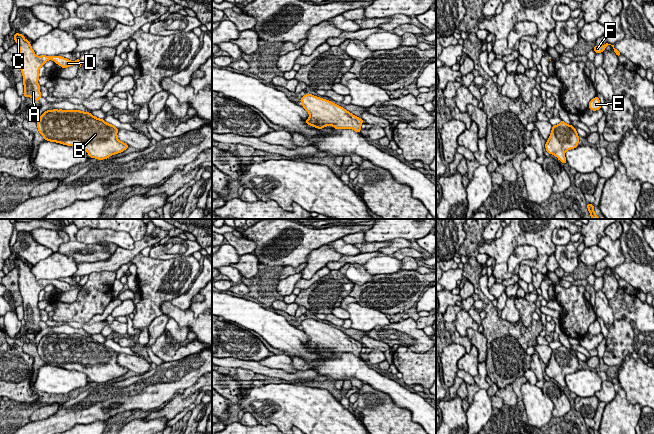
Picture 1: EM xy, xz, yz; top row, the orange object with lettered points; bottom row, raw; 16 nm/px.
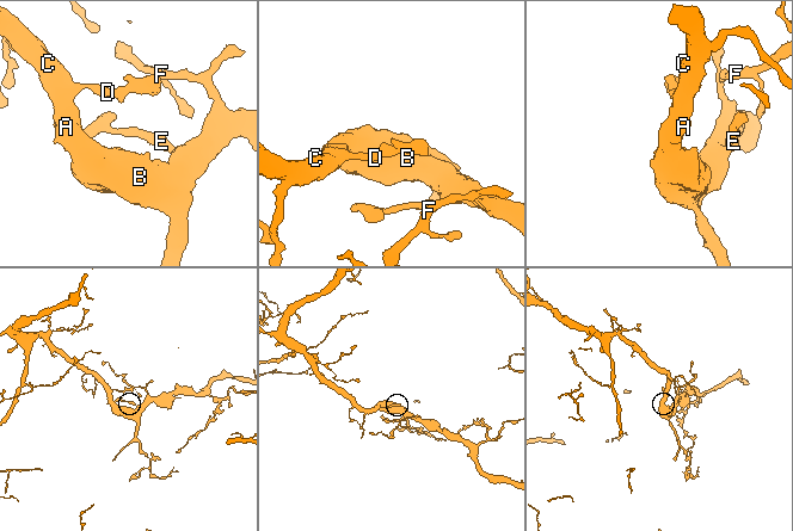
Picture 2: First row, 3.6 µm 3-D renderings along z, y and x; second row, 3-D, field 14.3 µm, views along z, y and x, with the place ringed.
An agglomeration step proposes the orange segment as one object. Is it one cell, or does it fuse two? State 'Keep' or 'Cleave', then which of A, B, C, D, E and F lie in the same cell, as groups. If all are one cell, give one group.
Keep. Groups: A B C D E F

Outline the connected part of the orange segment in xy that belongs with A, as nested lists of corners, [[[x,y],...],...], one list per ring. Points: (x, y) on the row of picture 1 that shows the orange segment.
[[[15,33],[14,35],[15,43],[18,44],[19,53],[19,68],[23,75],[24,93],[25,97],[31,97],[38,102],[41,98],[40,85],[38,84],[39,79],[39,69],[48,60],[53,60],[56,64],[60,65],[62,68],[70,67],[79,64],[80,67],[83,62],[80,59],[76,61],[70,61],[64,57],[60,56],[37,56],[33,51],[29,40],[24,38],[24,35]]]

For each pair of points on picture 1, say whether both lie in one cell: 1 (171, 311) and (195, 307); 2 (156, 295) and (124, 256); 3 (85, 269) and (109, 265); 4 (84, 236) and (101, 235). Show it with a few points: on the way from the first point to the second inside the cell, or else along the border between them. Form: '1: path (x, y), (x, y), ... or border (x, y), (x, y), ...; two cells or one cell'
1: border (188, 308), (196, 317), (201, 314); two cells
2: border (139, 252), (130, 260); two cells
3: path (91, 267), (103, 265); one cell
4: path (88, 236), (97, 235); one cell

